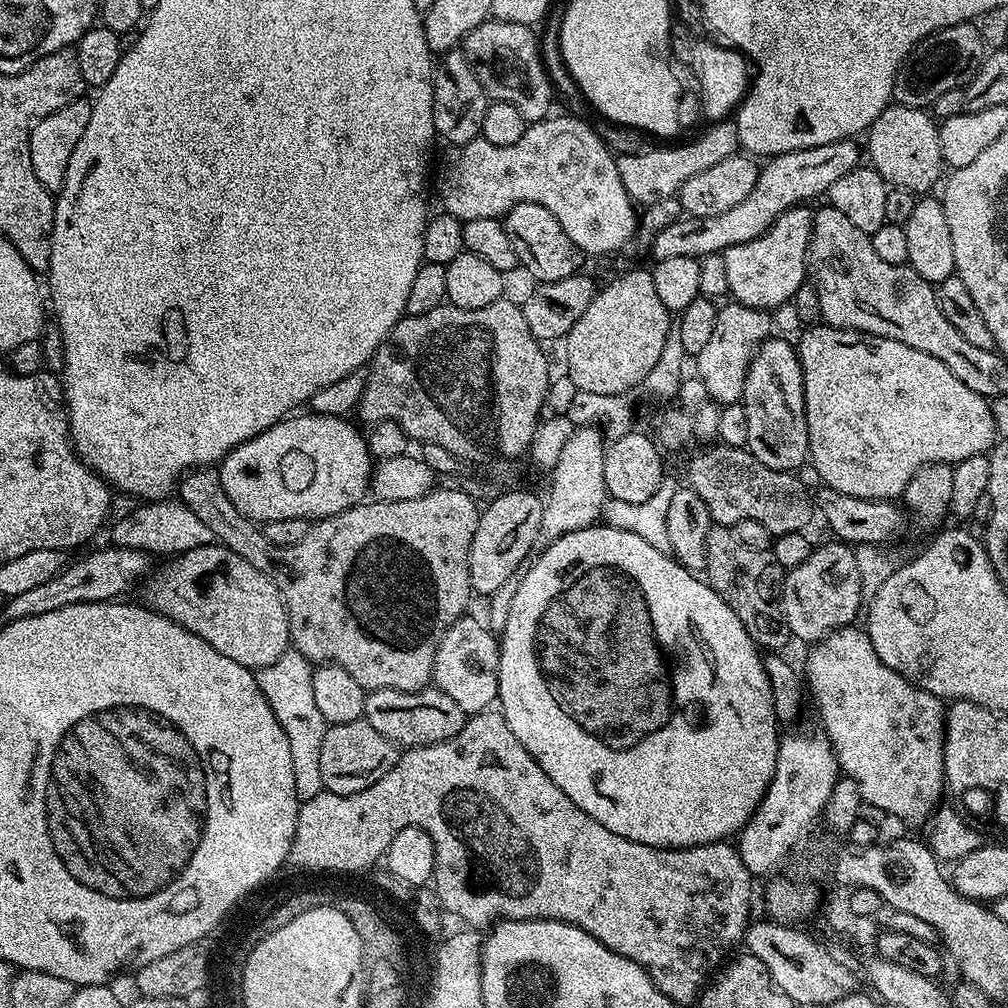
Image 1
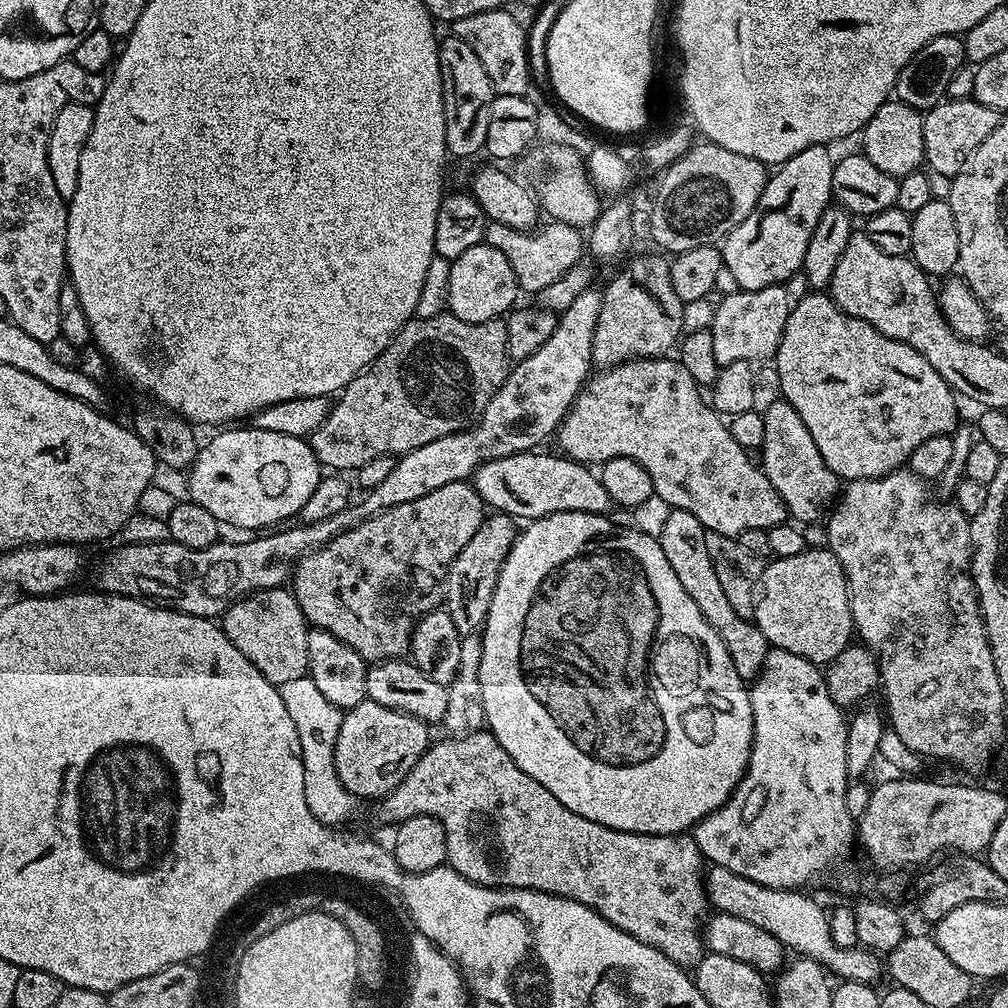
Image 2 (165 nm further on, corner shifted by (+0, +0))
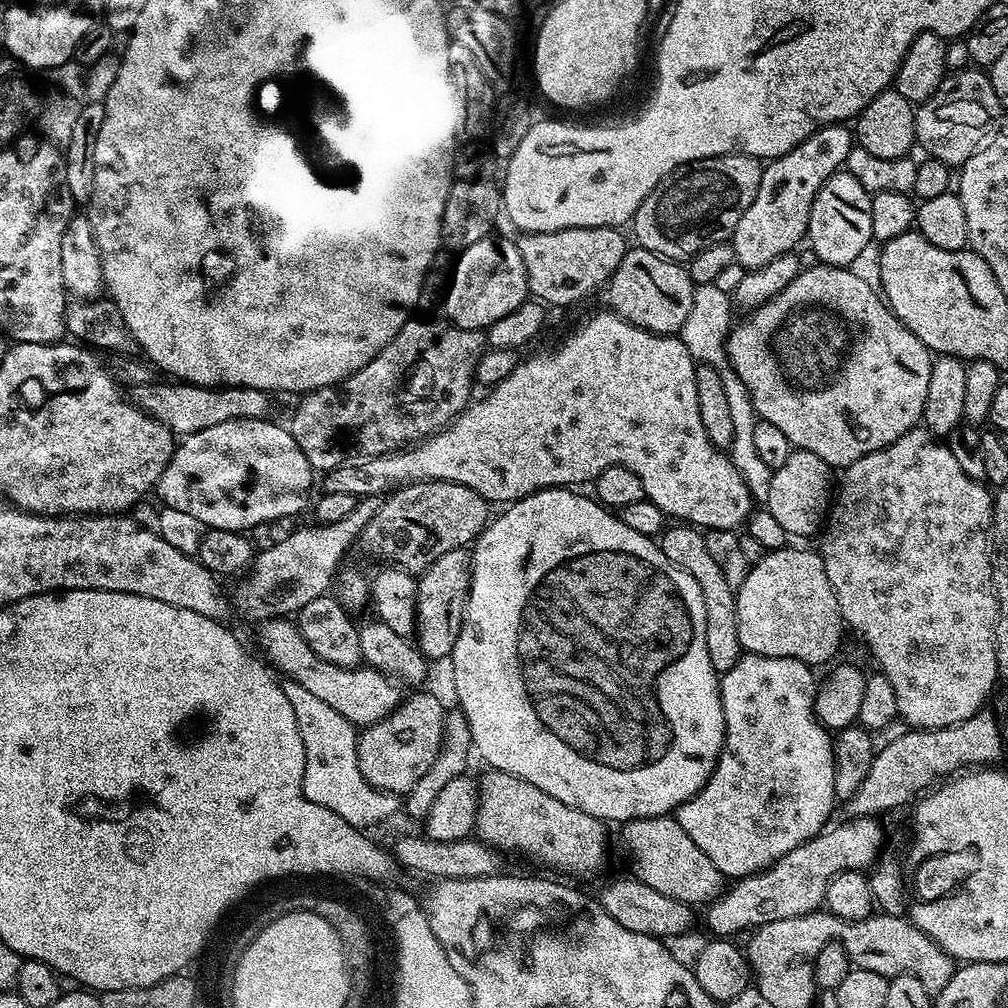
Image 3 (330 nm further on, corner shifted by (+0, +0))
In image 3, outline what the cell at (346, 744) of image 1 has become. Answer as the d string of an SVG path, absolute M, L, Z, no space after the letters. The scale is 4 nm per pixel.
M420 692L403 701L389 716L367 725L359 733L356 749L358 766L370 782L370 786L381 788L384 792L406 794L434 766L440 747L444 745L444 718L446 707L436 696Z

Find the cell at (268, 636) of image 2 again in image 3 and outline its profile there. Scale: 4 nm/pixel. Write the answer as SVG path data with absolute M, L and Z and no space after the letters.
M268 619L272 620L265 622L260 636L264 639L269 654L272 655L271 663L275 671L285 672L283 675L287 679L295 680L298 686L310 690L310 694L315 694L321 702L326 702L333 710L338 710L342 718L357 726L367 726L386 718L395 708L400 707L401 689L392 677L367 666L343 668L334 666L334 662L325 662L322 658L318 658L318 654L314 654L314 650L310 650L310 646L306 646L300 629L291 619Z

